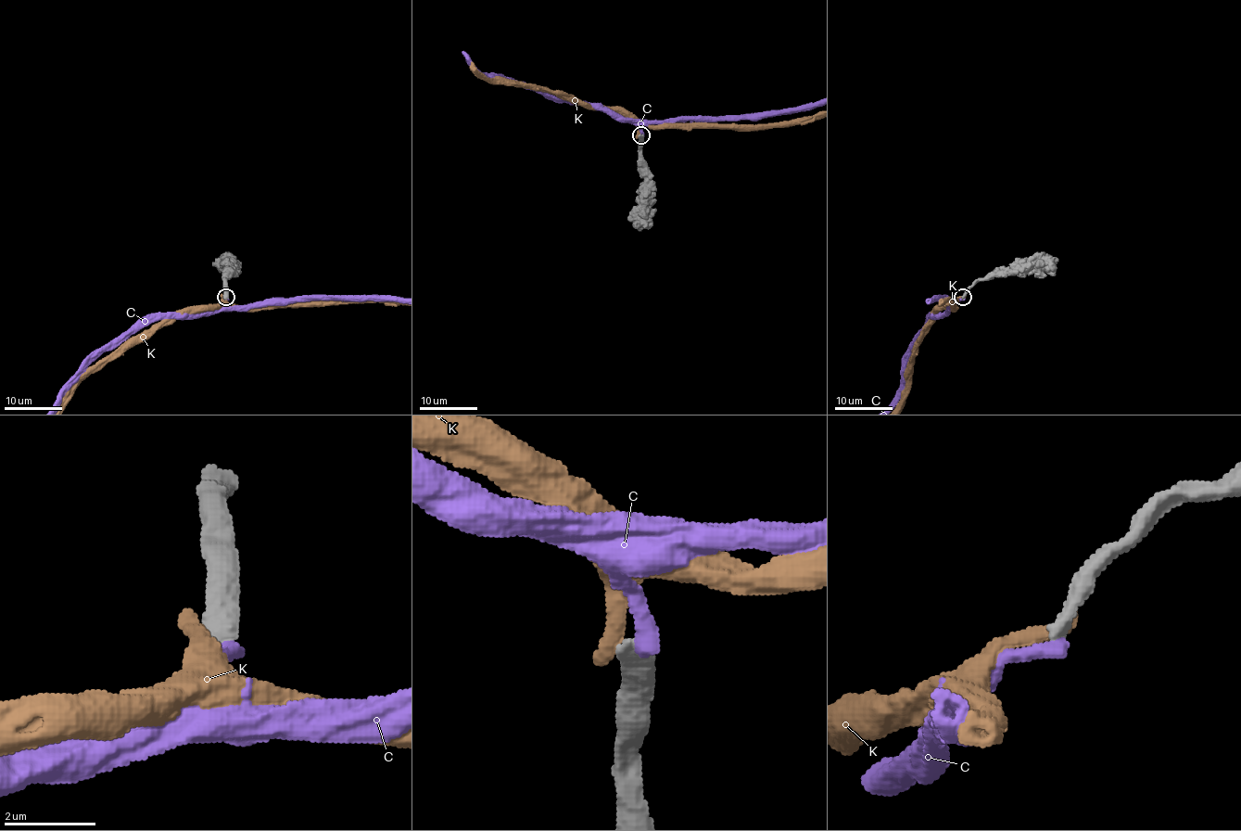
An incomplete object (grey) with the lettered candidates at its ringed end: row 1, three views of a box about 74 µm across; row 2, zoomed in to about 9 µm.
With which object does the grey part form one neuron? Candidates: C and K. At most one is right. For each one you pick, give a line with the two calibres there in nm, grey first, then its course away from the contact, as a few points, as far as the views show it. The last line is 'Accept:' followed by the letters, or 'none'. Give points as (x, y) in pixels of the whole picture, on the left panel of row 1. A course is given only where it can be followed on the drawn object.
Accept: none

